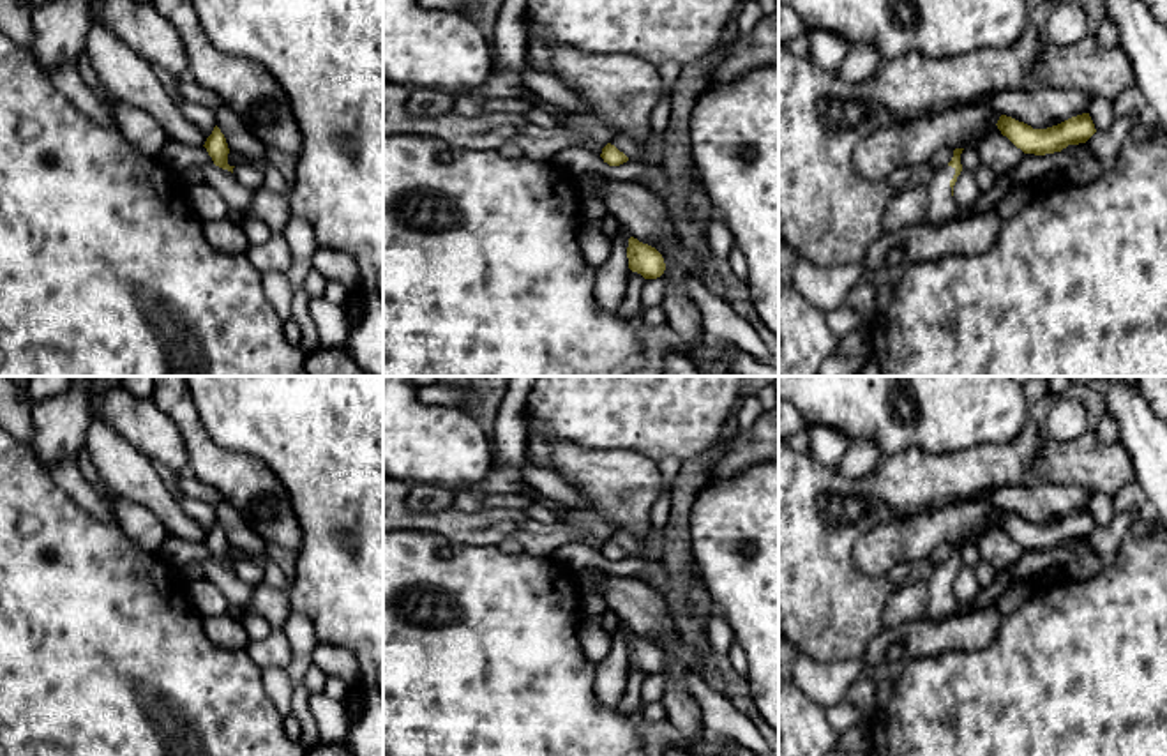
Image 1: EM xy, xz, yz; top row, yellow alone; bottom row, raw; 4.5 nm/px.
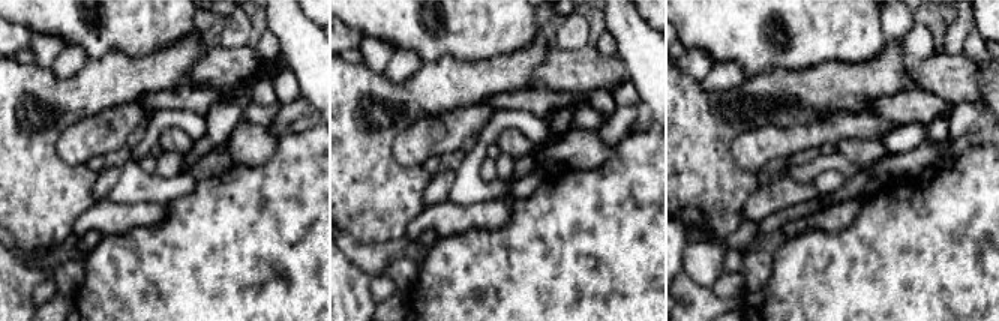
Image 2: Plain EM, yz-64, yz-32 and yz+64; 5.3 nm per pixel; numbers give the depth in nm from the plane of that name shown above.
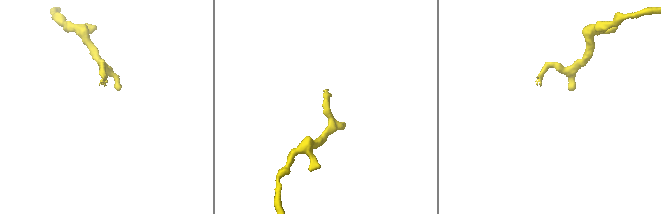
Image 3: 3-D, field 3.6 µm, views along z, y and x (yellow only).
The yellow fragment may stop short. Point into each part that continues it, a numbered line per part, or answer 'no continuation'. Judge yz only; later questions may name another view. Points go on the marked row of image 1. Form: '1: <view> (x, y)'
1: yz (941, 207)

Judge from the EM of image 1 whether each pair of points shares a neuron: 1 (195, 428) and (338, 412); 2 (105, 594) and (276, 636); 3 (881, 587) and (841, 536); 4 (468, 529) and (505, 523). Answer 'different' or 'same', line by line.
1: different
2: different
3: same
4: same

